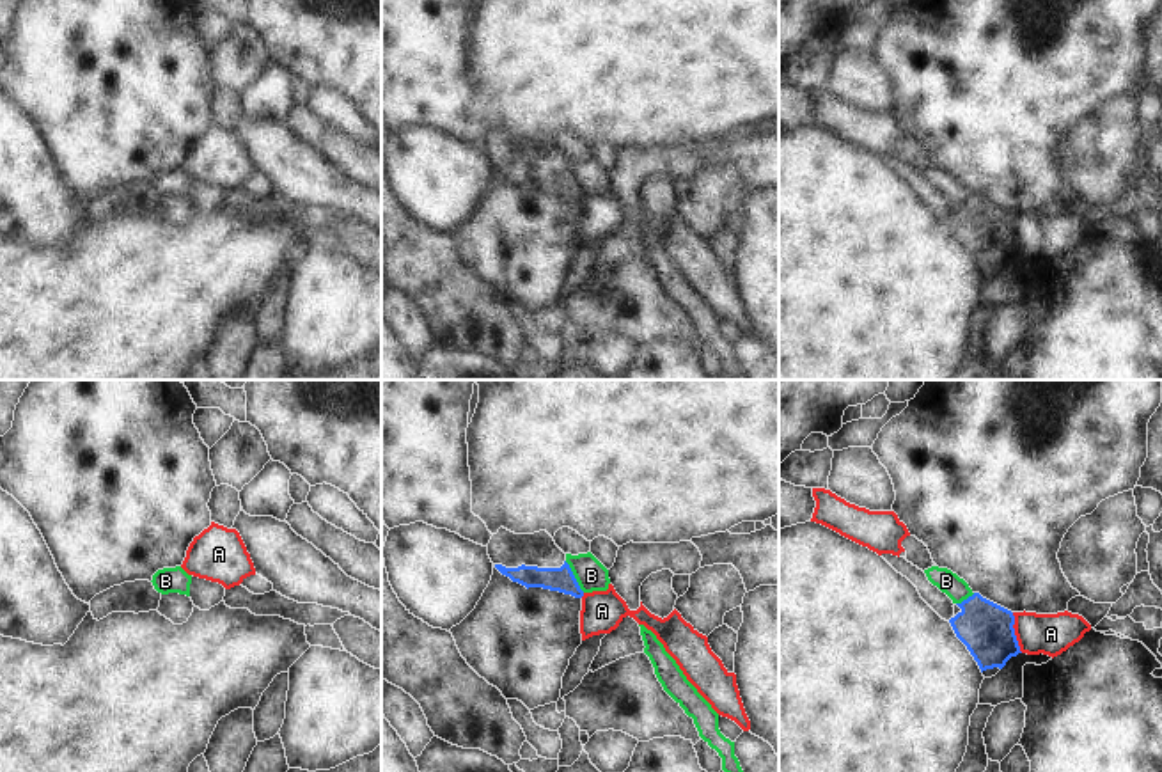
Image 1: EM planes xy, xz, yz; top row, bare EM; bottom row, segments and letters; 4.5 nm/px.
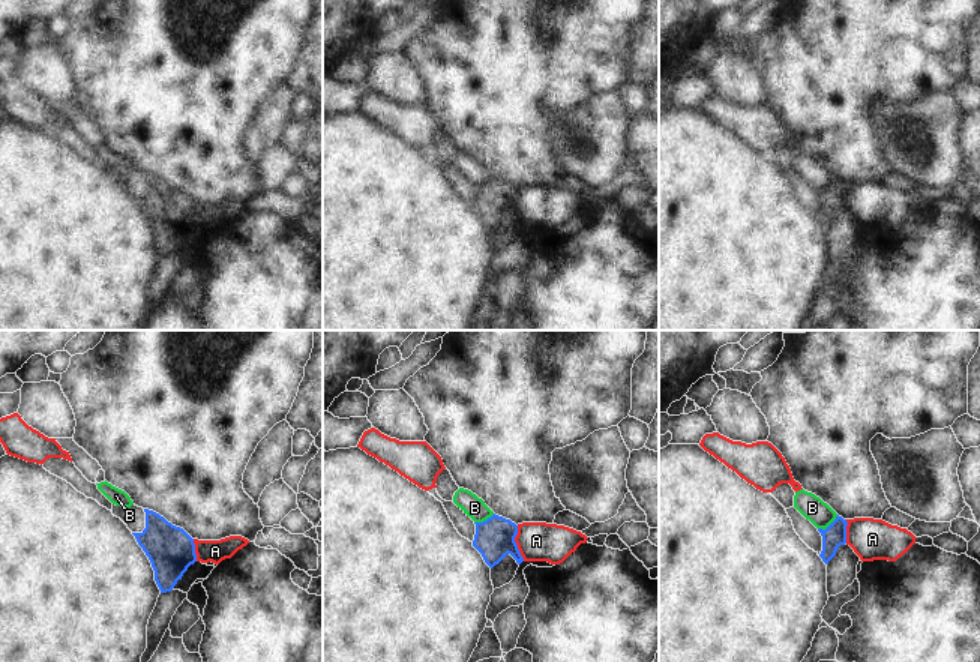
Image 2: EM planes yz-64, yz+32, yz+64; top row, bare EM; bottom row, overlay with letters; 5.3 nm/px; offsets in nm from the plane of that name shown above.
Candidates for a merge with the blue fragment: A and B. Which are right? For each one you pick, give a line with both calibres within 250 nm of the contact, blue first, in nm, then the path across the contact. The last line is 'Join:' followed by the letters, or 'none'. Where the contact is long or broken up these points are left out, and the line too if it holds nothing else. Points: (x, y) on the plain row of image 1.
Join: none

